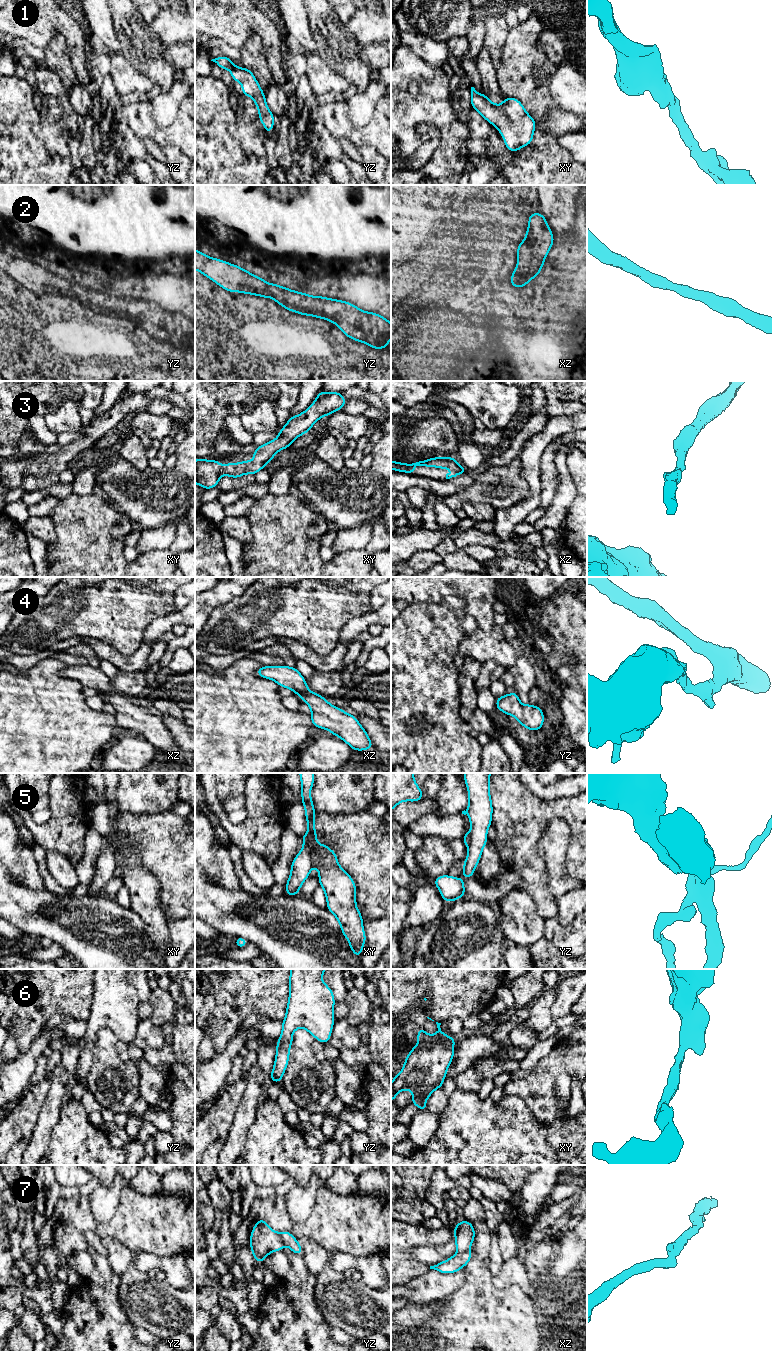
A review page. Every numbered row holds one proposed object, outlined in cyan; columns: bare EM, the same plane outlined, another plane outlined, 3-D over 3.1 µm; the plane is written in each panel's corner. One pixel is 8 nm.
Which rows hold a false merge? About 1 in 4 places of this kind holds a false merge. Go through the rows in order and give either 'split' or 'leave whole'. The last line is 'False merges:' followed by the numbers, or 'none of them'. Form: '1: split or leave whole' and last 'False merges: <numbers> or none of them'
1: leave whole
2: leave whole
3: leave whole
4: leave whole
5: leave whole
6: leave whole
7: split
False merges: 7

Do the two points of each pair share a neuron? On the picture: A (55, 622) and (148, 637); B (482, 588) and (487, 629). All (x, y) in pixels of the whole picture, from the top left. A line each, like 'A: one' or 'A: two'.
A: two
B: one

